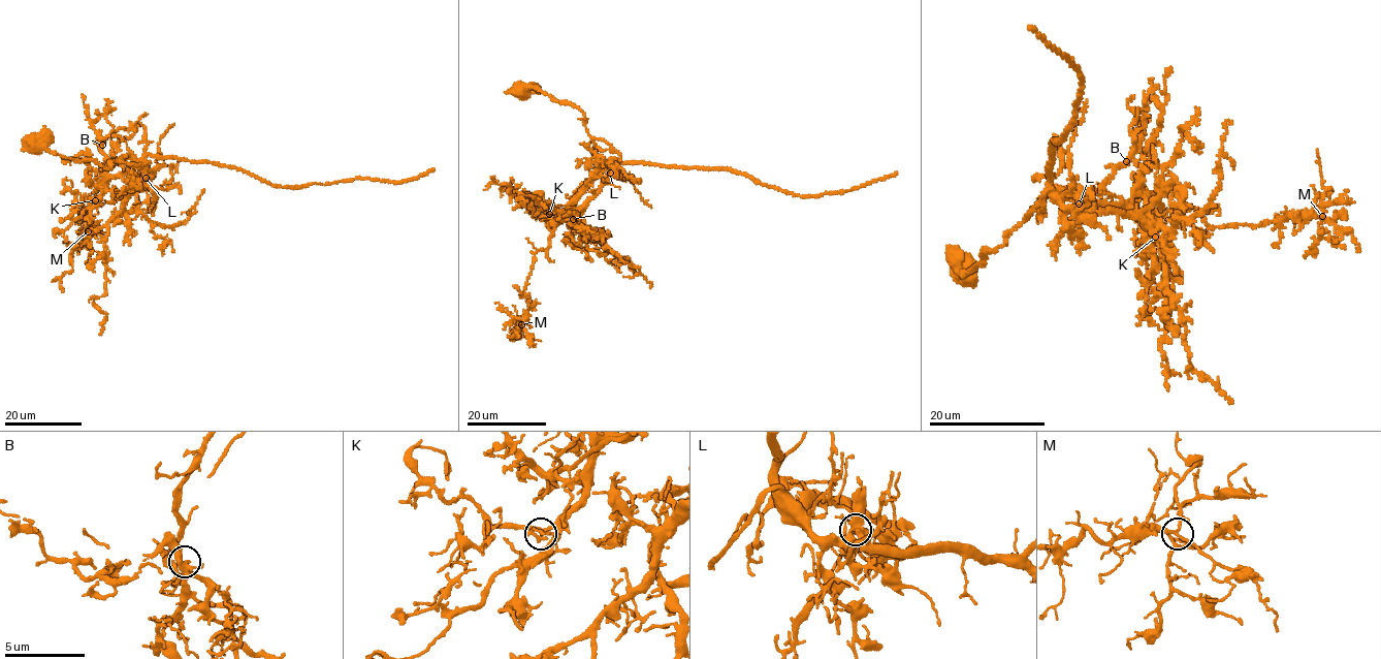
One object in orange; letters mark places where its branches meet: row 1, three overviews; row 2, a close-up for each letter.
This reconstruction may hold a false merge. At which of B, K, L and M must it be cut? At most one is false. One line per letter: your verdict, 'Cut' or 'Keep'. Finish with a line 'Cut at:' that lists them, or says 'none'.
B: Keep
K: Keep
L: Cut
M: Keep
Cut at: L

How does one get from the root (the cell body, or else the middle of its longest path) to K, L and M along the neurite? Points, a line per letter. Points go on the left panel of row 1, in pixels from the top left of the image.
K: (38, 146), (109, 169), (110, 161), (140, 165), (150, 161), (106, 182), (95, 200)
L: (38, 146), (109, 169), (110, 161), (140, 165), (150, 161), (147, 169), (152, 170), (146, 179)
M: (38, 146), (109, 169), (110, 161), (140, 165), (150, 161), (98, 186), (84, 217), (97, 226), (88, 231)

